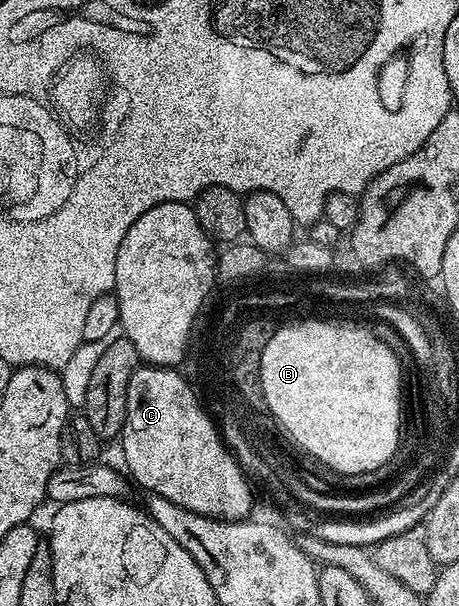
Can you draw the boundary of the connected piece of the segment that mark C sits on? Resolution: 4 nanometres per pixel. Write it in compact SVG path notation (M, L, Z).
M146 363L133 371L122 441L126 472L148 494L156 493L189 511L224 521L252 516L252 482L182 372Z

